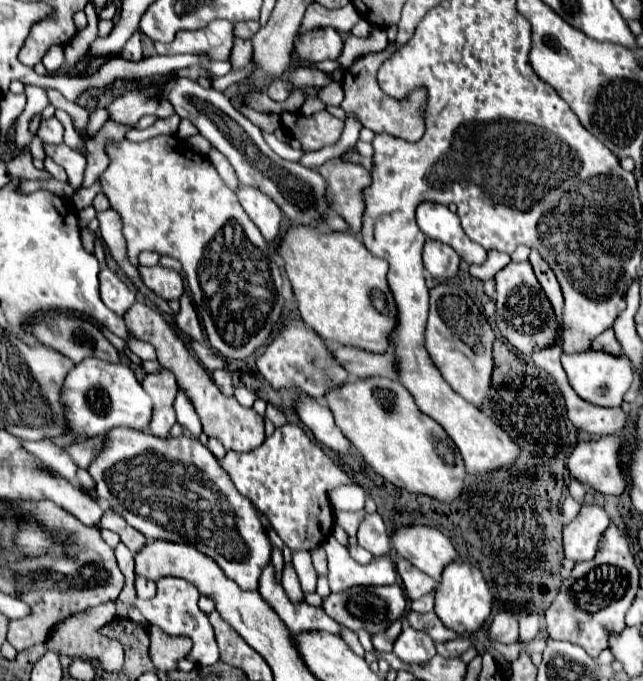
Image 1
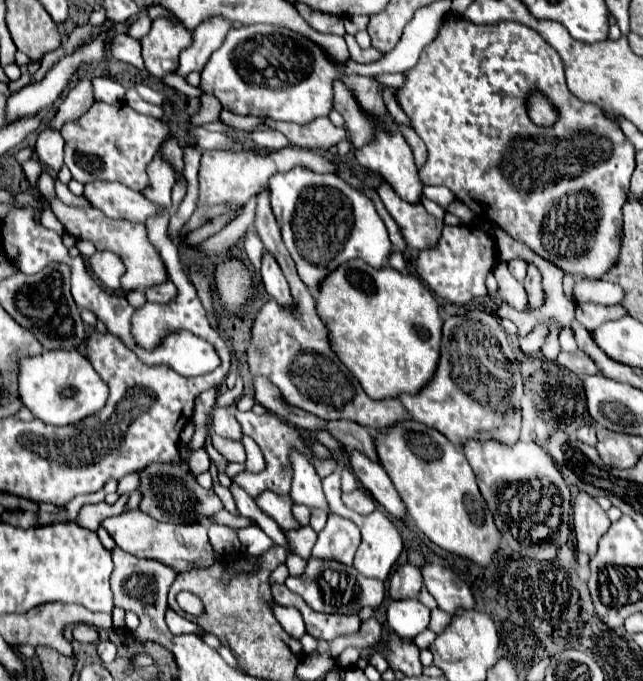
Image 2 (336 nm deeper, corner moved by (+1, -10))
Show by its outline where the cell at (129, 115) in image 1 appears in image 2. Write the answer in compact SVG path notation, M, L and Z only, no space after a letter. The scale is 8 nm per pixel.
M211 18L211 20L203 22L201 26L197 26L193 30L193 44L189 48L185 48L179 56L177 74L185 78L193 70L203 70L205 62L209 60L213 50L217 50L221 46L221 42L225 40L225 34L229 30L231 30L231 24L221 18Z

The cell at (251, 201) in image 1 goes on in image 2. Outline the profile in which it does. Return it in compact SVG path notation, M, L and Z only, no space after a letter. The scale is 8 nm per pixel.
M265 252L263 262L261 262L261 278L265 284L265 290L271 298L275 298L281 306L291 306L291 294L289 294L289 284L285 276L281 274L281 268L277 266L277 260L273 254Z

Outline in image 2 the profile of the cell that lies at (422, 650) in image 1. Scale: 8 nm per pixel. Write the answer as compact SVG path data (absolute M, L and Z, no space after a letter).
M397 600L387 608L387 624L399 638L413 640L429 624L429 610L419 600Z

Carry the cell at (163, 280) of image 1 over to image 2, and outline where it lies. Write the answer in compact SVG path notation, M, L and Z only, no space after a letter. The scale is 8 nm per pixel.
M49 172L41 174L41 178L37 180L37 188L47 198L47 202L51 204L51 208L55 212L55 216L61 220L61 224L65 226L65 230L71 236L75 236L77 240L91 240L97 246L97 250L113 250L117 256L121 256L121 260L125 262L125 268L127 268L127 272L121 278L121 288L125 288L125 290L147 290L151 286L159 286L159 284L163 284L163 282L169 280L167 268L165 268L159 252L149 242L145 224L135 224L135 222L129 222L129 220L111 220L111 218L105 218L105 214L101 214L101 210L97 210L93 206L91 208L65 206L55 196L53 178L51 178Z

